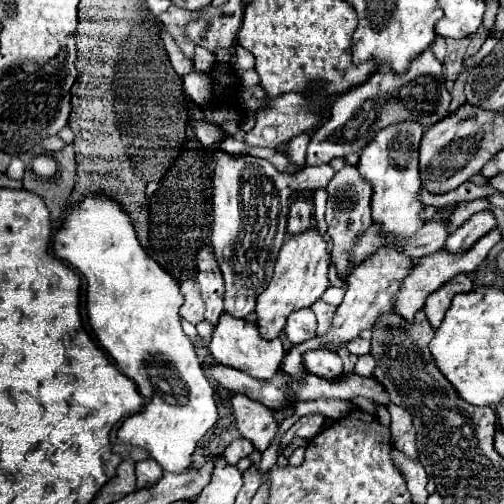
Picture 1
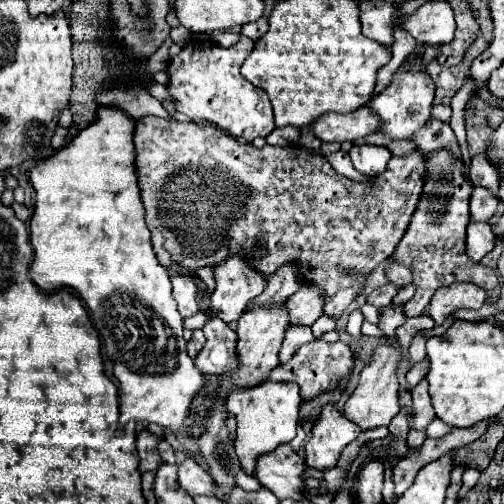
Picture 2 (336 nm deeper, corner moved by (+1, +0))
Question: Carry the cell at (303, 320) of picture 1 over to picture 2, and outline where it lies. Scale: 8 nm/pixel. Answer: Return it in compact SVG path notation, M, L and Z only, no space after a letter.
M291 326L291 328L287 328L285 338L283 338L283 344L281 344L281 350L279 350L279 362L291 360L291 356L303 344L307 344L311 340L313 340L313 334L311 334L311 328L309 326Z

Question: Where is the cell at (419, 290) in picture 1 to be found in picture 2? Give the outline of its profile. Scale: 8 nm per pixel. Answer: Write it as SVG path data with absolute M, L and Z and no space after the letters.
M383 308L383 314L381 314L381 324L379 328L385 332L385 340L387 344L379 346L377 352L375 352L375 360L371 360L371 364L367 368L363 368L361 376L359 376L359 384L357 388L353 390L353 394L349 396L347 404L345 404L345 418L351 420L353 424L357 424L363 432L367 430L375 430L379 426L389 426L391 418L401 410L399 408L399 402L397 402L397 392L399 392L399 380L397 380L397 374L395 374L395 368L397 368L397 362L401 358L401 352L395 348L395 330L405 322L405 314L403 314L403 308Z

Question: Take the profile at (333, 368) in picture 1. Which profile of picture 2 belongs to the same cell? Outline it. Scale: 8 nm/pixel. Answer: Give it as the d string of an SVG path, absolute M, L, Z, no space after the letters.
M333 404L325 406L319 422L311 430L311 438L305 444L305 460L313 470L327 470L337 466L343 448L359 436L359 428L343 418Z

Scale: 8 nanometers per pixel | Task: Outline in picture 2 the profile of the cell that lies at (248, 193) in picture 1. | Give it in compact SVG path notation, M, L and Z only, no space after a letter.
M231 256L217 266L215 280L217 288L211 294L211 310L227 324L239 320L243 308L265 288L263 276L257 274L243 256Z

